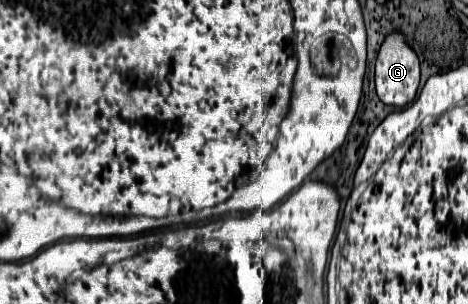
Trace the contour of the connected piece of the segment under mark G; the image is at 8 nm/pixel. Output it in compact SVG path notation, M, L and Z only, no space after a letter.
M391 33L381 45L375 65L375 85L385 105L405 107L415 99L419 89L419 59L403 35Z

